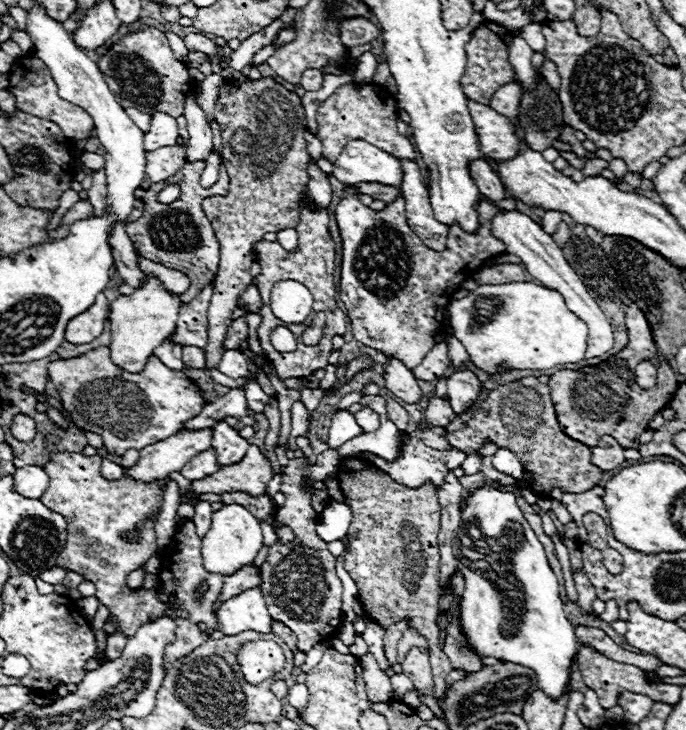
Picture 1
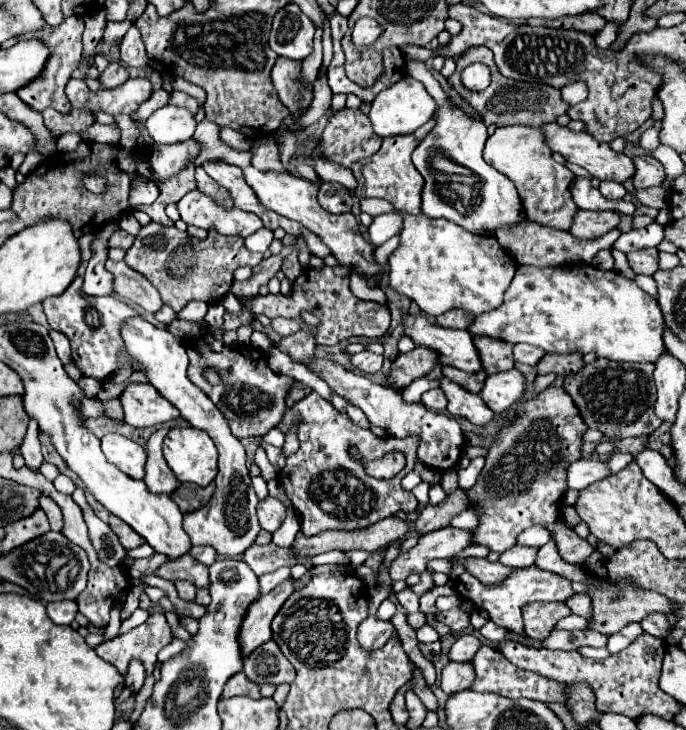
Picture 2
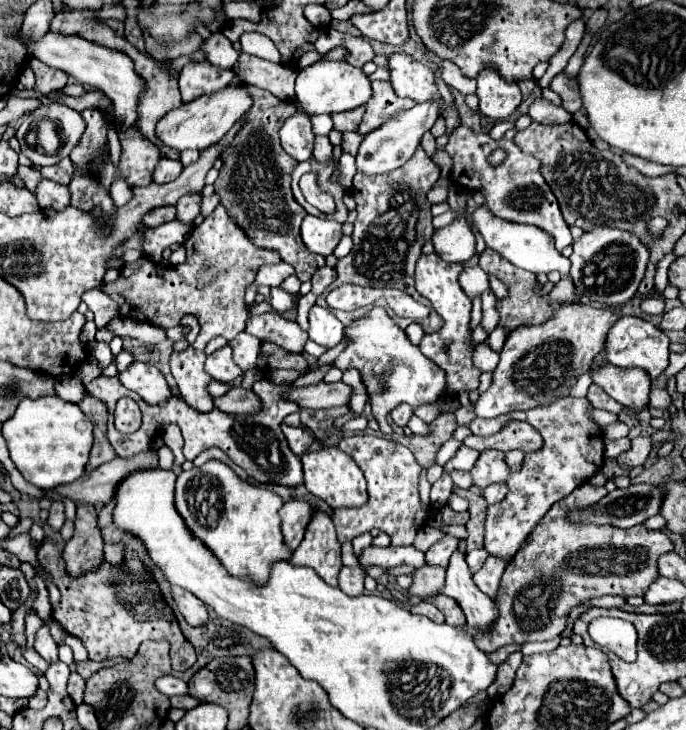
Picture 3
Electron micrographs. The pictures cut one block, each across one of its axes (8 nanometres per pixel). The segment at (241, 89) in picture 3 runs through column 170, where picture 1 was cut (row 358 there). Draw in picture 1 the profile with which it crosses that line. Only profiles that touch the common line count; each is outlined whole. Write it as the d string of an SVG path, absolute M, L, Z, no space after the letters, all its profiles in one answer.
M148 276L148 284L140 290L136 290L132 296L118 296L110 304L110 358L116 366L120 366L126 372L138 374L144 370L146 360L152 356L154 348L162 344L176 328L178 310L180 310L178 296L172 296L164 290L164 286Z

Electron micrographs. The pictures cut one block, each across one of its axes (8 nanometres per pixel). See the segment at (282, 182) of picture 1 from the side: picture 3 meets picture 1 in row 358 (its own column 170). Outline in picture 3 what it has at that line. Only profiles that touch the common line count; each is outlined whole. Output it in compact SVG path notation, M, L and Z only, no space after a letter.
M160 206L160 208L154 208L148 214L144 214L142 224L144 226L160 226L164 222L174 220L174 216L176 216L176 208L174 206Z

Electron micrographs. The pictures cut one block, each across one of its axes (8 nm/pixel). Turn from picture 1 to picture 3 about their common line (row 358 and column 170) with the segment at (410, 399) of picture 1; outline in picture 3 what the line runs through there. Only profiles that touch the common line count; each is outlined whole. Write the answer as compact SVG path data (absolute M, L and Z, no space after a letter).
M134 362L126 372L120 372L118 378L128 390L134 390L146 404L154 406L172 396L162 372L152 364Z

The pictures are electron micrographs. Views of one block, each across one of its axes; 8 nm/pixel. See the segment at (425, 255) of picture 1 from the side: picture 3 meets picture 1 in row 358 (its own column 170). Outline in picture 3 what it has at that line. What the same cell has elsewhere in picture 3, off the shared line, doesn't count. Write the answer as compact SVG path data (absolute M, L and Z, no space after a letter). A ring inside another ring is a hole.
M98 376L96 380L90 382L88 392L102 400L108 408L108 440L114 446L116 454L122 458L130 458L134 454L140 452L150 452L150 442L158 436L160 426L162 424L178 424L182 428L182 436L184 436L184 456L186 460L194 460L202 450L208 448L220 448L224 450L230 460L234 464L238 464L242 470L246 470L248 476L252 476L258 484L280 484L280 486L288 486L288 488L296 488L302 486L302 462L298 456L294 456L294 452L290 452L288 442L280 430L280 424L284 420L284 416L298 412L300 408L294 402L282 400L284 390L290 386L278 386L272 384L268 380L258 380L256 382L256 396L262 400L262 412L258 412L256 416L230 416L226 412L220 410L212 410L208 414L200 414L196 410L192 410L190 406L186 406L186 402L180 396L172 396L170 400L158 404L158 406L150 406L144 400L138 400L138 394L134 396L134 392L130 392L128 388L122 386L122 382L118 380L118 376L114 378L106 378L106 376ZM120 398L132 398L142 412L142 424L136 432L132 434L120 434L114 428L114 406ZM242 424L242 426L240 426ZM240 426L240 428L236 428Z

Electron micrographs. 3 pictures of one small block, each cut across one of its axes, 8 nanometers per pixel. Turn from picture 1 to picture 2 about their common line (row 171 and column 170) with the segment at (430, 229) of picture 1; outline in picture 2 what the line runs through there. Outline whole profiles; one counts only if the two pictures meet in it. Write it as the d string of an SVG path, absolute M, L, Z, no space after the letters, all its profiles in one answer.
M150 382L128 384L120 394L120 402L124 408L124 420L136 428L156 426L180 416L178 408L156 392Z

